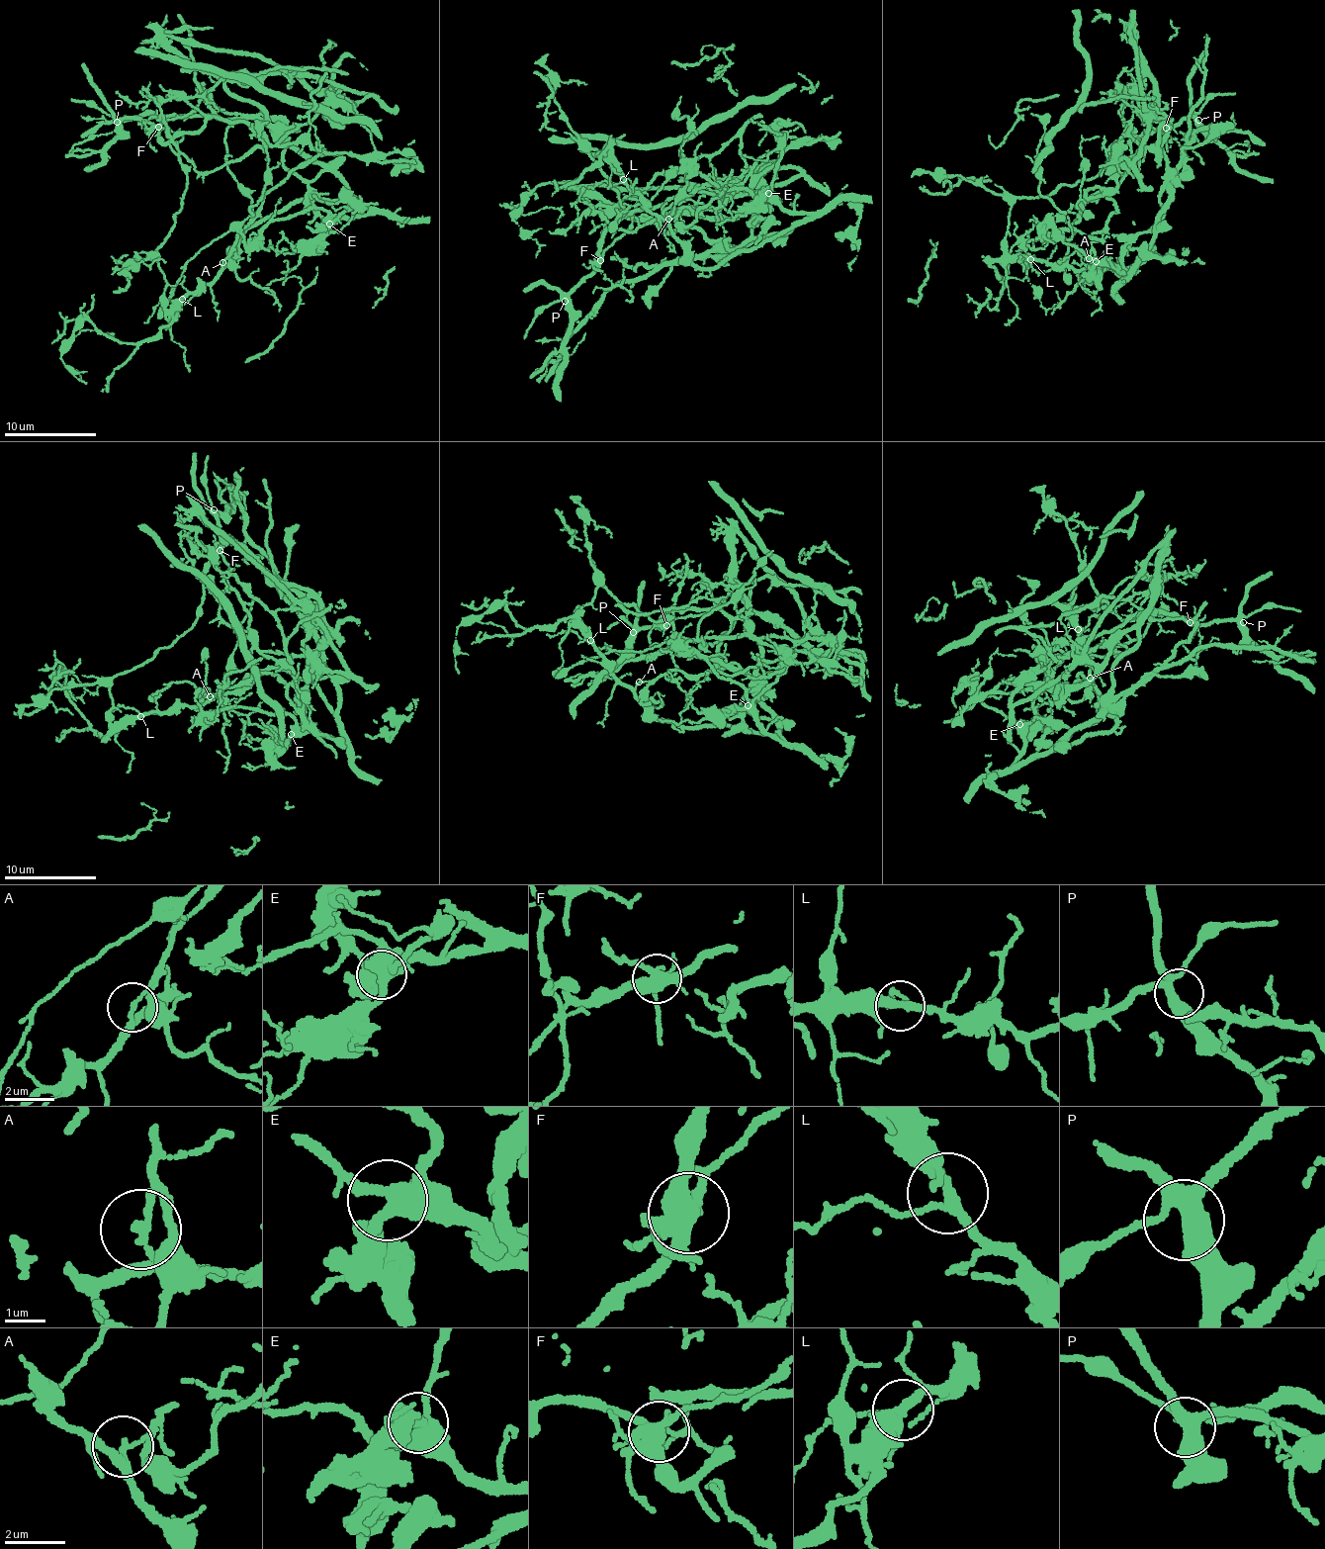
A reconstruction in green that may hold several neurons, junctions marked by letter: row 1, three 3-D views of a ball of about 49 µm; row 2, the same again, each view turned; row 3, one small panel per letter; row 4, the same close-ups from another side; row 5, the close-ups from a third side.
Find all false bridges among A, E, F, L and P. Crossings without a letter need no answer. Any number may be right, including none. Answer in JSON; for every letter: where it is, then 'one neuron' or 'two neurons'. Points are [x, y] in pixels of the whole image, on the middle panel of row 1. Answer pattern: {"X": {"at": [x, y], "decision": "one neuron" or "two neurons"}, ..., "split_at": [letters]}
{"A": {"at": [668, 219], "decision": "two neurons"}, "E": {"at": [768, 193], "decision": "one neuron"}, "F": {"at": [600, 260], "decision": "two neurons"}, "L": {"at": [623, 179], "decision": "one neuron"}, "P": {"at": [565, 301], "decision": "one neuron"}, "split_at": ["A", "F"]}

